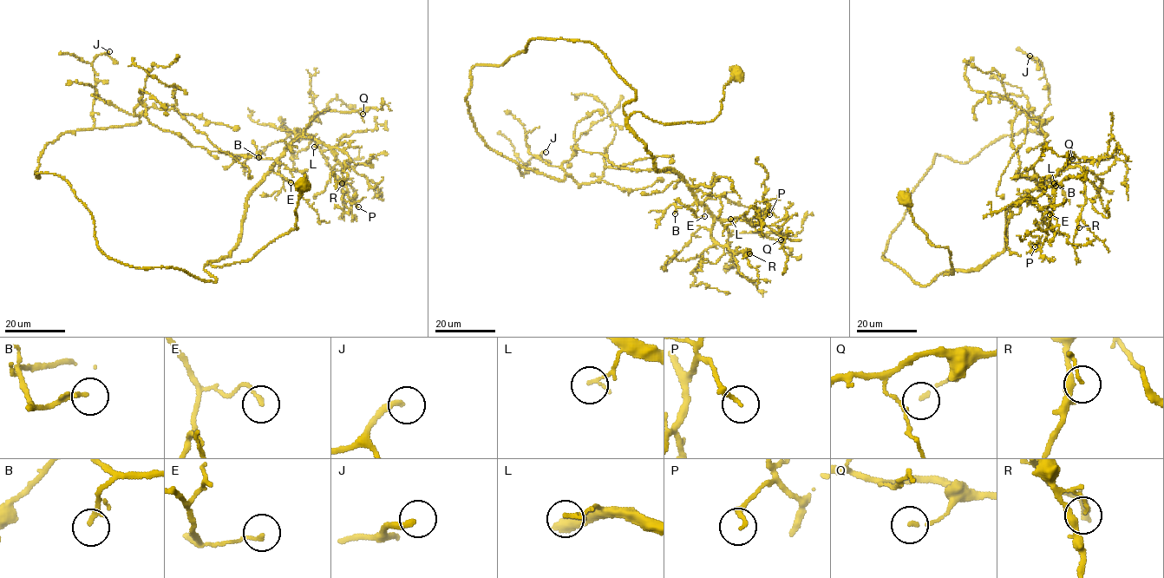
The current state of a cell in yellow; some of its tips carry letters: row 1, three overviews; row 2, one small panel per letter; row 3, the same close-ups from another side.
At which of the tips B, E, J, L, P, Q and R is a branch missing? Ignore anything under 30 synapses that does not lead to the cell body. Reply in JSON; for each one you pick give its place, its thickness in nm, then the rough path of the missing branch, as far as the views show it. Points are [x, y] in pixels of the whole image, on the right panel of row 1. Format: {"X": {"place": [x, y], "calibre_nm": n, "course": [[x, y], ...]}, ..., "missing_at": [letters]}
{"J": {"place": [1029, 55], "calibre_nm": 240, "course": [[1029, 55], [1023, 53], [1023, 45], [1019, 41], [998, 36], [990, 23]]}, "missing_at": ["J"]}

